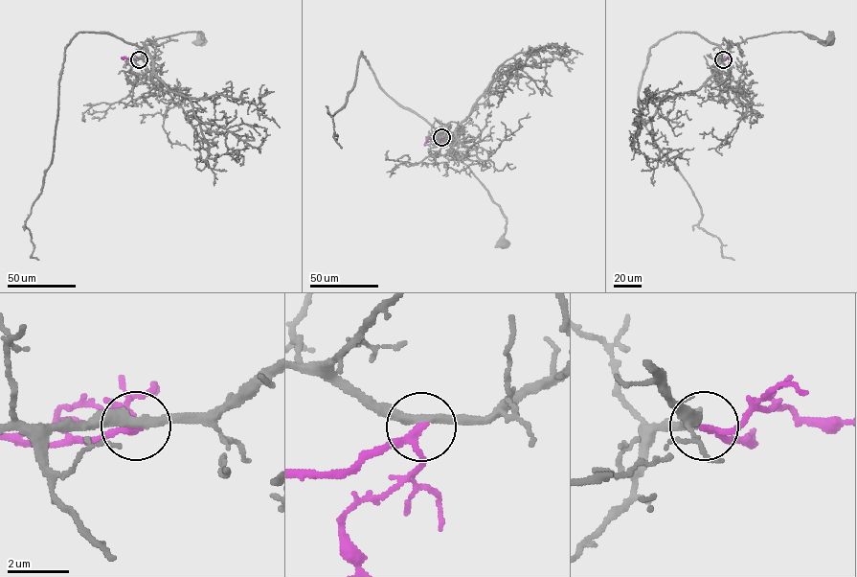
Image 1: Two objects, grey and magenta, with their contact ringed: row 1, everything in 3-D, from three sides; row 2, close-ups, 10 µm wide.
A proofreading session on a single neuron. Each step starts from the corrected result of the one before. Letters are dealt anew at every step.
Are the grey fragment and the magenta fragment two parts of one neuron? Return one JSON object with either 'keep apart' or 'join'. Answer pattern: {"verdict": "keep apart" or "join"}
{"verdict": "join"}

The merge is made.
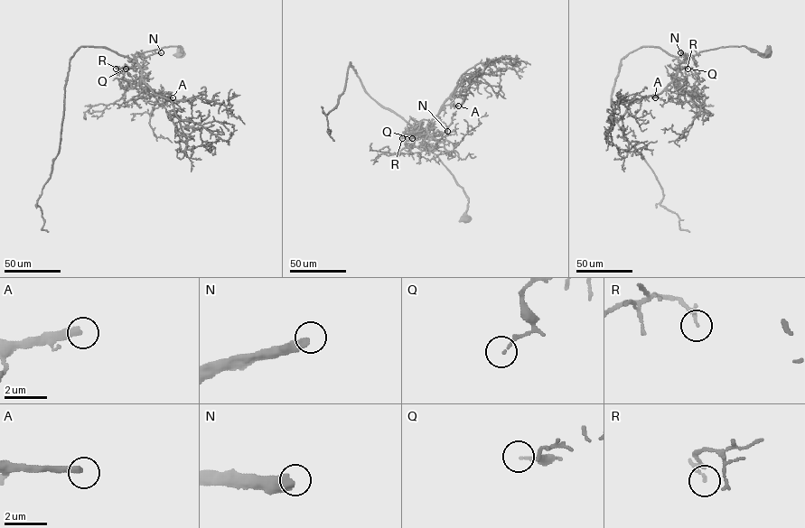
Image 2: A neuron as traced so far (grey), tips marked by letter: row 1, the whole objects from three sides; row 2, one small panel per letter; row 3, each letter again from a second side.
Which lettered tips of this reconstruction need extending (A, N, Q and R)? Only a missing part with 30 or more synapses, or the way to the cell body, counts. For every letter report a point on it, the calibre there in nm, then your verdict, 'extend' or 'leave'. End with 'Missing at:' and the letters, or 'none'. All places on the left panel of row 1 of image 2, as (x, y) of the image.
A: (173, 97) | 320 nm | extend
N: (161, 52) | 460 nm | extend
Q: (126, 69) | 100 nm | leave
R: (116, 69) | 190 nm | leave
Missing at: A, N

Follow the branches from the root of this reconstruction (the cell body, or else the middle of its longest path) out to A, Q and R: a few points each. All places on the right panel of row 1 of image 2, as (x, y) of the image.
A: (767, 52), (762, 57), (744, 46), (728, 46), (688, 56), (679, 63), (675, 78), (655, 97)
Q: (767, 52), (762, 57), (744, 46), (719, 47), (688, 56), (678, 66), (687, 69)
R: (767, 52), (762, 57), (744, 46), (719, 47), (688, 56), (678, 66), (681, 69), (687, 69)

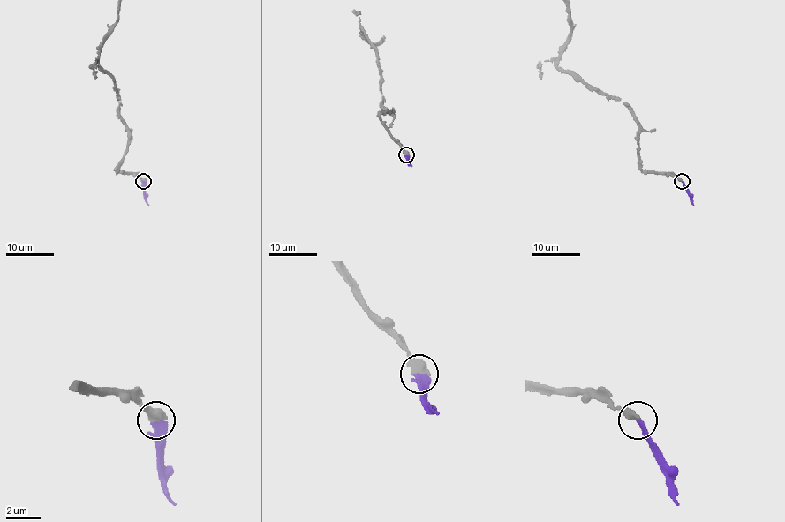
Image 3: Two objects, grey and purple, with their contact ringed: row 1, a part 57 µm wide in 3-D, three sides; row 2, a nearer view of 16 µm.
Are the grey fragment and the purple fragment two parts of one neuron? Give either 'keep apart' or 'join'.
join

